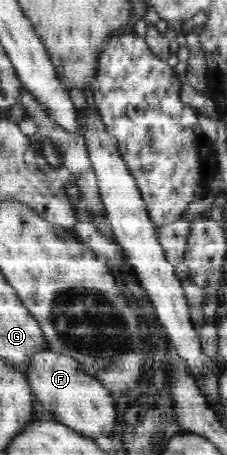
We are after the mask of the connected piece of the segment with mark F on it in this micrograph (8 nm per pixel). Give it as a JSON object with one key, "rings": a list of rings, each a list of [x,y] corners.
{"rings":[[[46,349],[33,357],[30,370],[24,373],[33,389],[38,407],[48,413],[51,420],[56,420],[91,439],[92,436],[110,434],[114,430],[116,410],[110,392],[98,380],[90,378],[72,358]]]}

